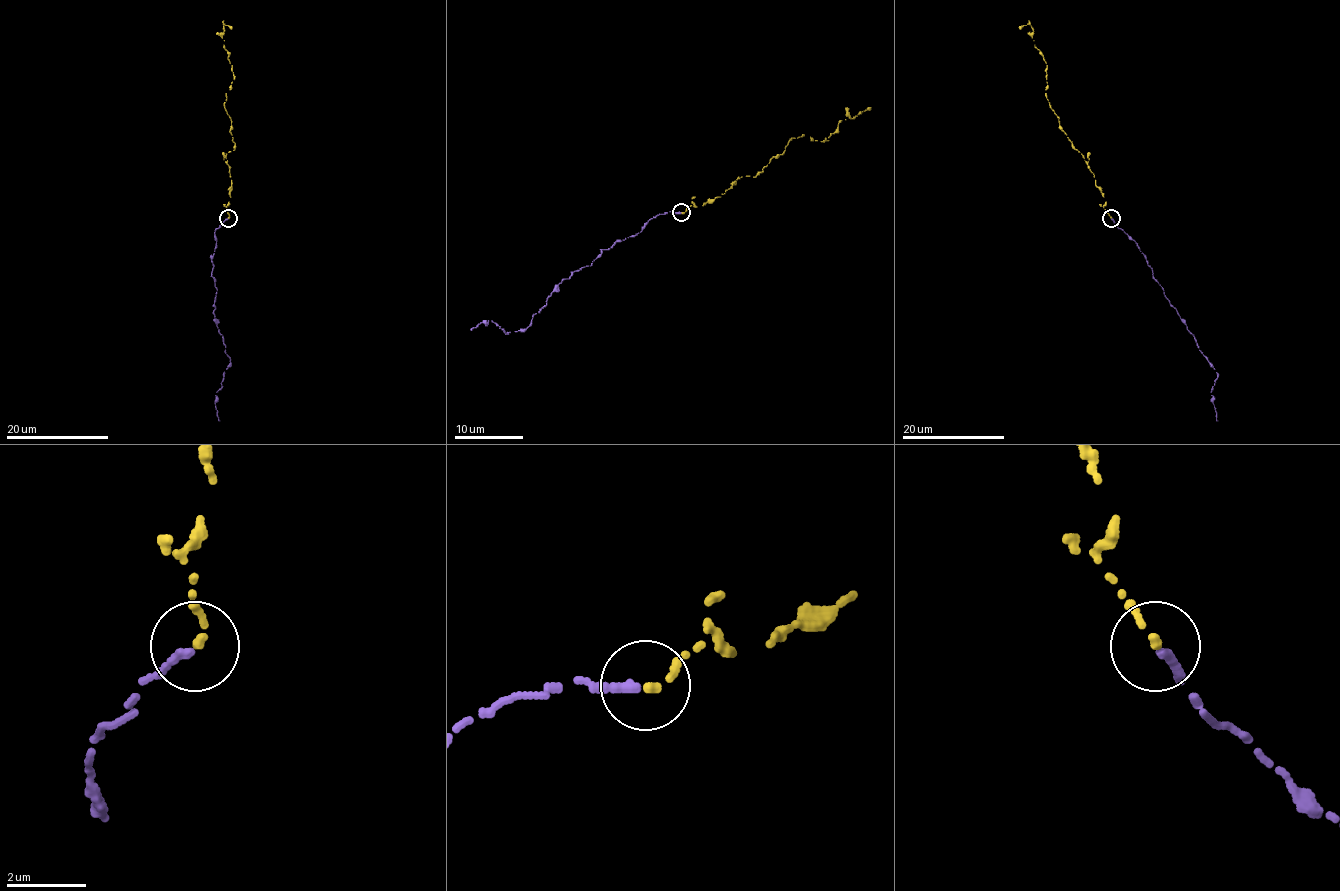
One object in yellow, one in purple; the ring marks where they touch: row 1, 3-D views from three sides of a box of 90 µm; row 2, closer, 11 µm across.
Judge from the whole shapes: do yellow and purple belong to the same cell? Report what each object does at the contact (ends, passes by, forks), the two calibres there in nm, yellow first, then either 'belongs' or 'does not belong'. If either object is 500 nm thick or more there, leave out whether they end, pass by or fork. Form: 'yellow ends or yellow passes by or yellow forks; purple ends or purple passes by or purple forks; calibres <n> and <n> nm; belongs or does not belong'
yellow ends; purple ends; calibres 200 and 240 nm; belongs

